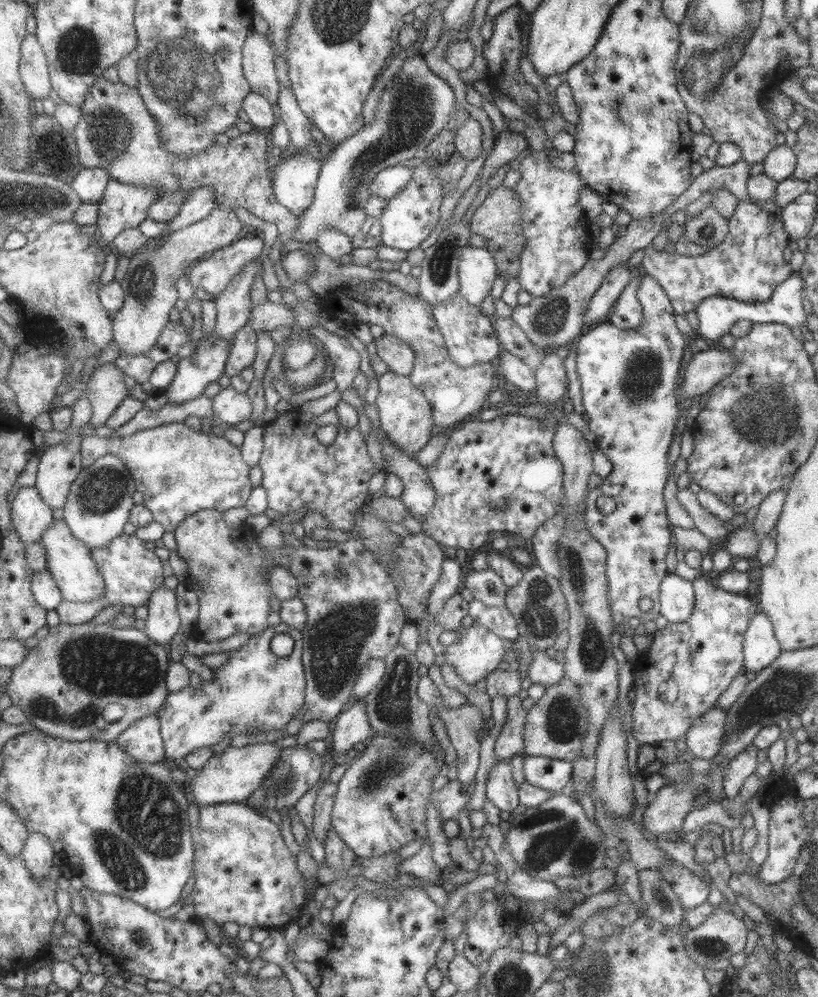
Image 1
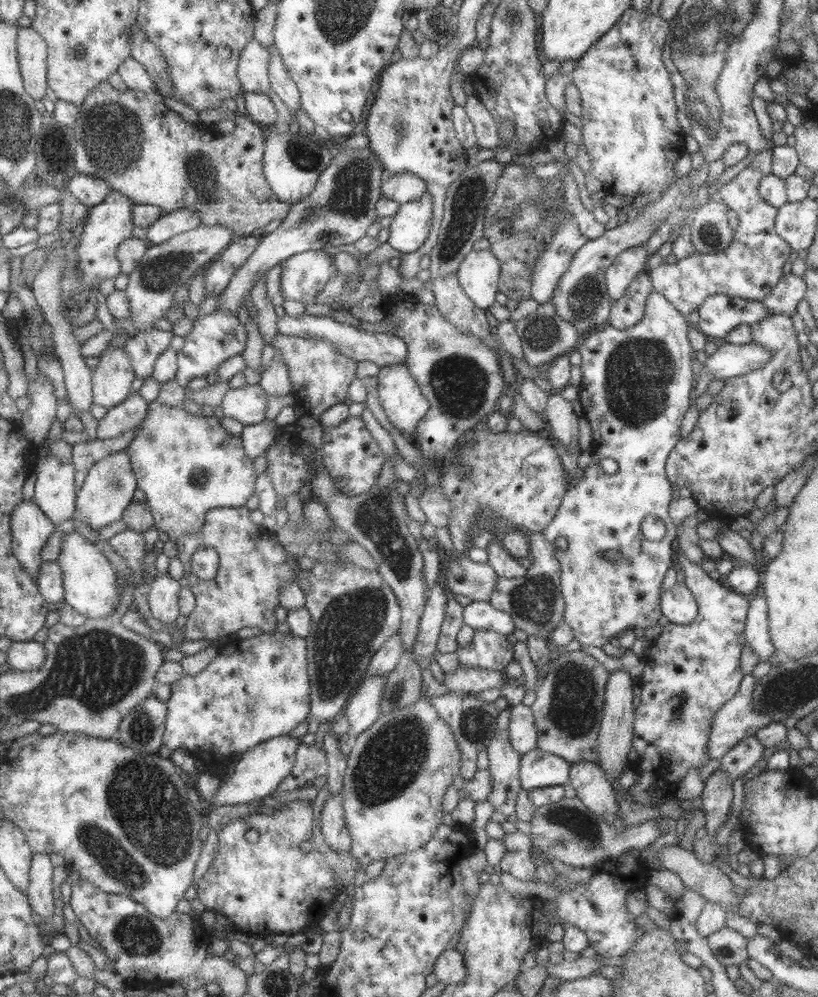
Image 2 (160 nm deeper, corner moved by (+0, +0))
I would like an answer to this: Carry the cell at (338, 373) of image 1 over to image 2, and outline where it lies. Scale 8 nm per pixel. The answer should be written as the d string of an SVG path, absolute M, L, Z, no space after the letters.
M275 334L269 345L281 355L281 362L287 369L290 392L301 414L316 419L327 408L344 402L349 384L356 378L357 363L347 359L347 356L339 355L337 349L324 341Z

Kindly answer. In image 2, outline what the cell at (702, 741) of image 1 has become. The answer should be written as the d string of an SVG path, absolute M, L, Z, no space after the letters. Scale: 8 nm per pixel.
M751 673L743 675L738 691L715 714L706 746L711 759L721 758L737 742L772 721L764 710L753 708L752 694L756 682Z

